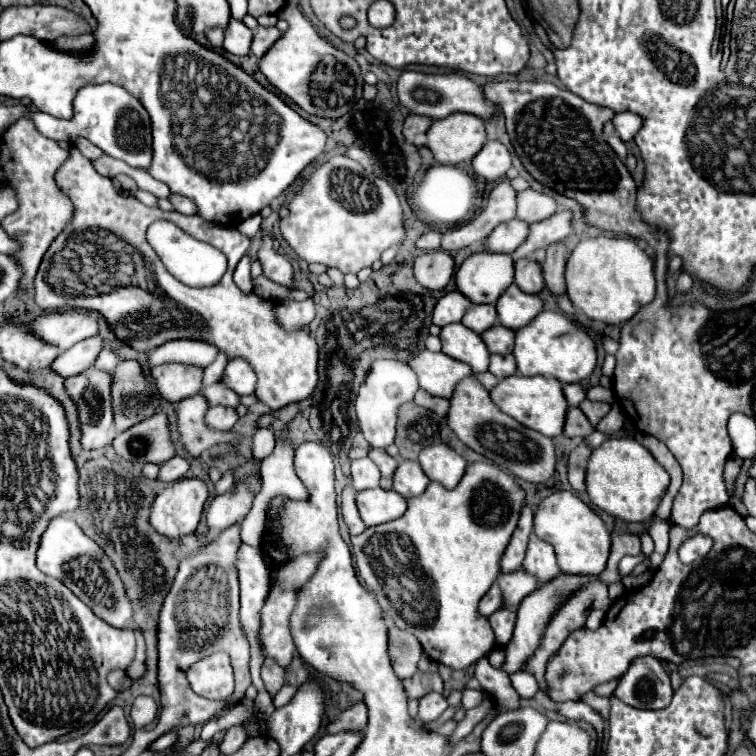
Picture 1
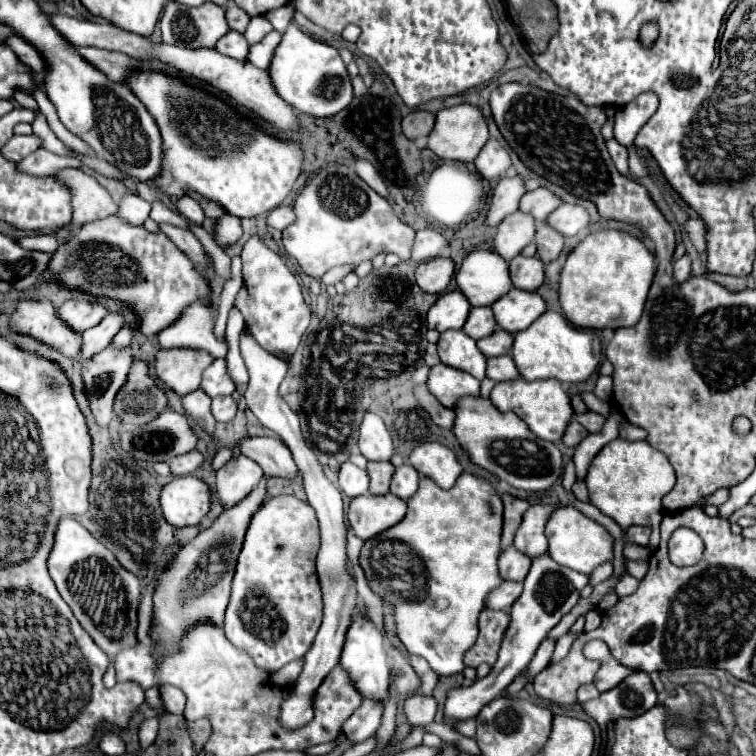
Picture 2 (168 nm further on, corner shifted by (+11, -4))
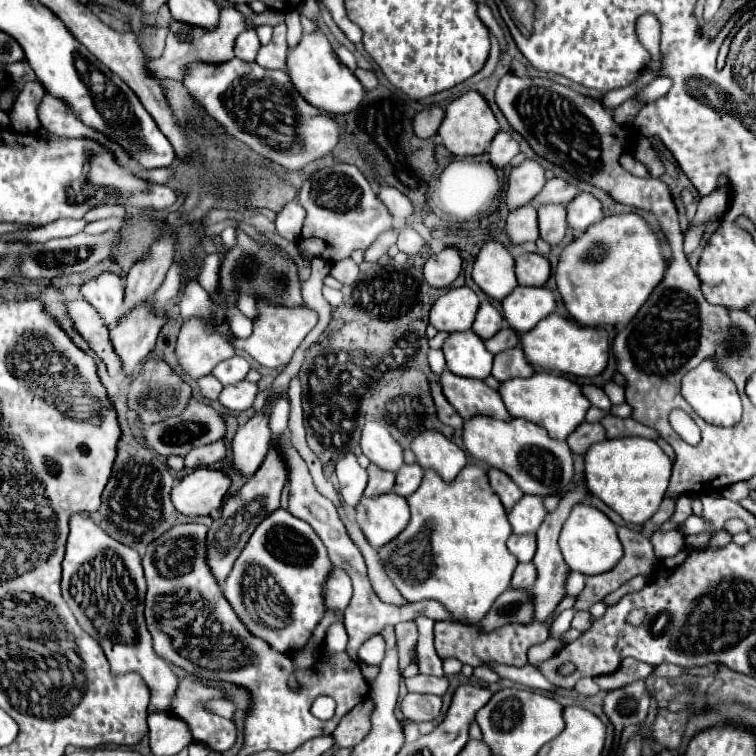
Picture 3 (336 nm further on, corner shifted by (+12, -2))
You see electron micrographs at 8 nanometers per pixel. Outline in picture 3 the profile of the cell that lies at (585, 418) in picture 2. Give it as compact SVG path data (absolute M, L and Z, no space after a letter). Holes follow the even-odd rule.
M610 416L602 422L602 426L606 428L606 438L620 438L620 436L644 436L650 440L658 440L658 432L654 428L648 428L640 422L636 422L634 418L616 418Z

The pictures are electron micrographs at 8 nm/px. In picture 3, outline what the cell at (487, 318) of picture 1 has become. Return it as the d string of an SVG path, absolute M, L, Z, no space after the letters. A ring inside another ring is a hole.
M482 302L480 310L478 310L478 314L476 314L476 322L474 322L472 330L474 330L480 338L488 340L488 338L492 338L492 336L502 328L502 322L504 322L504 320L502 320L500 310L498 310L496 306L492 306L490 302Z

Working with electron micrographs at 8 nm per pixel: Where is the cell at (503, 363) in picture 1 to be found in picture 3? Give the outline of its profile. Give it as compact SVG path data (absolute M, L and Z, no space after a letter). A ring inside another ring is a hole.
M516 346L512 350L504 350L494 356L492 376L498 382L506 382L510 378L528 378L532 374L534 374L534 368L526 362L520 346Z

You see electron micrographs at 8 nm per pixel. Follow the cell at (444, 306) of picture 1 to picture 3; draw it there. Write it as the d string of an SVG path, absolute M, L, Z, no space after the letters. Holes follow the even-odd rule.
M452 288L434 302L430 310L430 324L446 332L466 332L472 328L478 306L480 298L472 288Z

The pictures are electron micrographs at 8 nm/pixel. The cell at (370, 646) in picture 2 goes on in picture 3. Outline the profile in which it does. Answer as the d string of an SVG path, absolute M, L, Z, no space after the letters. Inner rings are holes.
M376 634L368 642L364 642L364 646L360 646L358 658L364 664L380 664L384 658L384 650L386 650L384 638L380 634Z

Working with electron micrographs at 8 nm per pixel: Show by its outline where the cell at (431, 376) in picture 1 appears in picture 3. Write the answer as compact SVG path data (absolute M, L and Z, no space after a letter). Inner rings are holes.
M444 372L440 376L440 384L442 384L444 396L464 420L480 414L492 416L498 420L512 420L500 394L488 388L482 380L462 378L452 372Z

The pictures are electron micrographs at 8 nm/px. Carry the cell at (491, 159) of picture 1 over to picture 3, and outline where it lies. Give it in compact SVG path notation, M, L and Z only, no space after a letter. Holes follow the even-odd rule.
M498 132L496 138L492 140L490 148L488 148L488 158L494 166L504 168L510 164L510 160L520 152L518 142L508 134L508 132Z

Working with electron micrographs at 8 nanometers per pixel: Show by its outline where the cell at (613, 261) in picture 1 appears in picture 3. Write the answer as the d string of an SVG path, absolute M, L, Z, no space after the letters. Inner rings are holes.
M634 212L614 214L592 224L580 238L564 248L556 268L556 284L570 316L582 326L626 326L648 300L652 290L660 284L666 268L668 264L662 254L660 240L656 238L650 224Z

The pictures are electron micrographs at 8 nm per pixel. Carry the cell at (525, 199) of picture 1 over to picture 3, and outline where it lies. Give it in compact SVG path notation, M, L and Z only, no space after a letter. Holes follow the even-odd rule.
M552 178L546 182L544 190L532 200L534 206L540 206L540 202L564 202L568 204L576 194L578 194L578 186L570 184L564 178Z

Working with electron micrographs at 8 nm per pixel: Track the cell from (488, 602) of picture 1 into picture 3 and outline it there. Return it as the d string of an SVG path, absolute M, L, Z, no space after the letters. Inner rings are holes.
M532 562L526 564L518 564L516 572L512 576L512 586L514 588L532 588L532 584L536 582L536 566Z

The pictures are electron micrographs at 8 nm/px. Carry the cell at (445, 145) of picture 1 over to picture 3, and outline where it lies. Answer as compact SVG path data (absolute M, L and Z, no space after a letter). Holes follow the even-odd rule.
M470 90L464 96L452 100L446 108L446 118L438 130L438 134L442 136L442 144L454 154L454 156L480 156L486 152L486 148L490 146L492 138L496 136L496 132L500 130L496 116L492 114L486 98L476 92Z

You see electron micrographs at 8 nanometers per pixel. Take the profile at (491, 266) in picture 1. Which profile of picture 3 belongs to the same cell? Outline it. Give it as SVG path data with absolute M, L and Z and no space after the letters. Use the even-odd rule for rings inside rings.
M500 242L484 244L472 268L472 280L488 296L504 300L518 286L514 258L508 248Z

